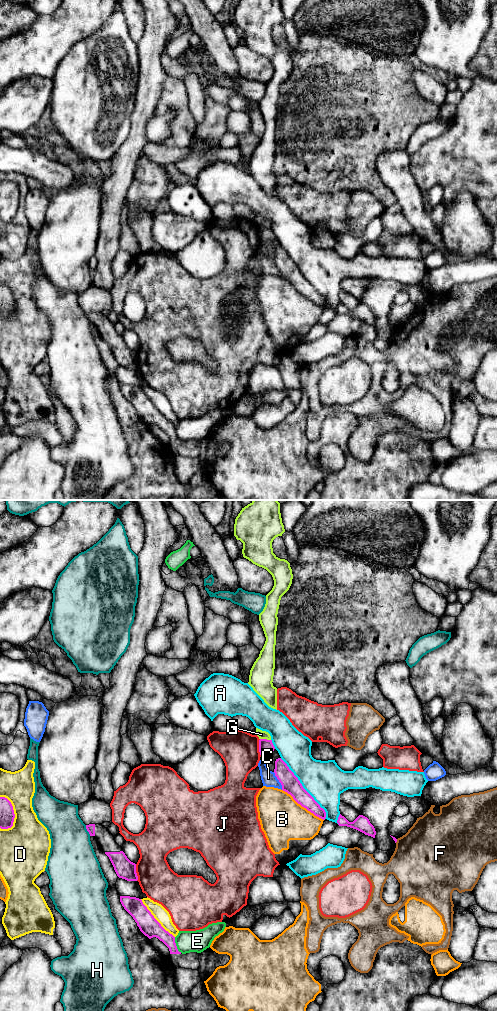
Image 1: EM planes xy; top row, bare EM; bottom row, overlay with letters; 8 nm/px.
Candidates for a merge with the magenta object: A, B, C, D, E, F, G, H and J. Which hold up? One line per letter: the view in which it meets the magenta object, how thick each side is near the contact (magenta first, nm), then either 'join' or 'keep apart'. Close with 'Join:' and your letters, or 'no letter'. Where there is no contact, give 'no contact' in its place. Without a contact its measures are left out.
A: contact in xy; calibres 140 and 320 nm; keep apart
B: contact in xy; calibres 140 and 360 nm; keep apart
C: contact in xy; calibres 140 and 120 nm; keep apart
D: contact in xy; calibres 160 and 110 nm; keep apart
E: contact in xy; calibres 160 and 180 nm; keep apart
F: contact in xy; calibres 20 and 460 nm; keep apart
G: contact in xy; calibres 110 and 70 nm; keep apart
H: contact in xy; calibres 70 and 360 nm; keep apart
J: contact in xy; calibres 110 and 300 nm; keep apart
Join: no letter

